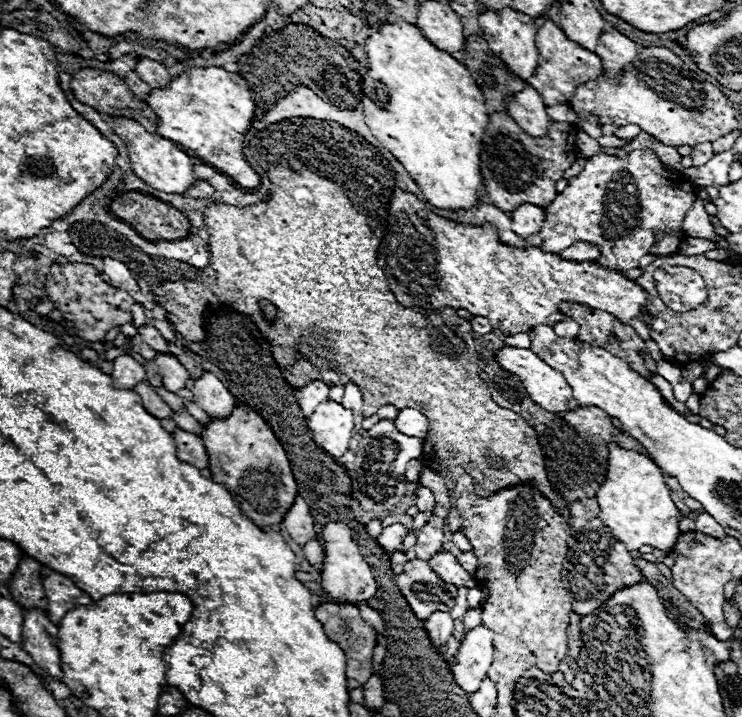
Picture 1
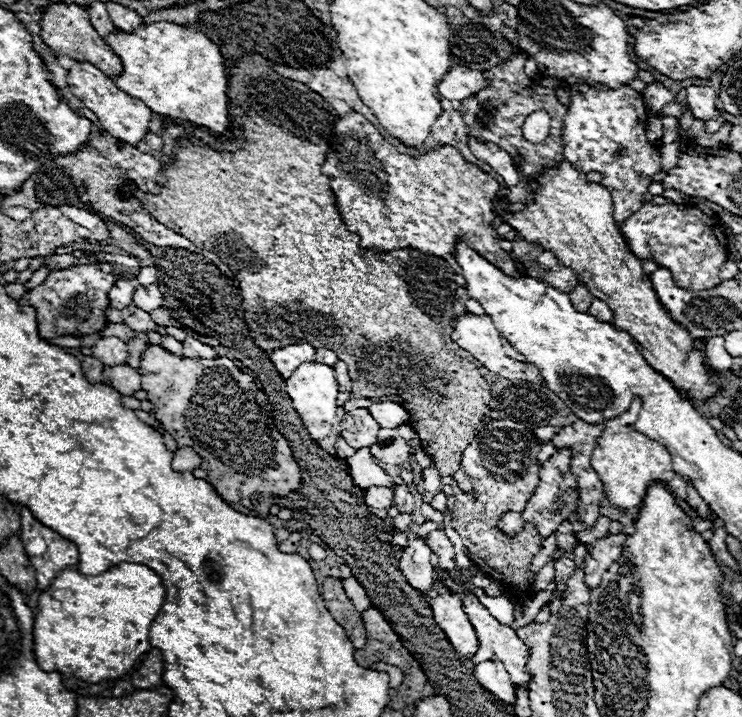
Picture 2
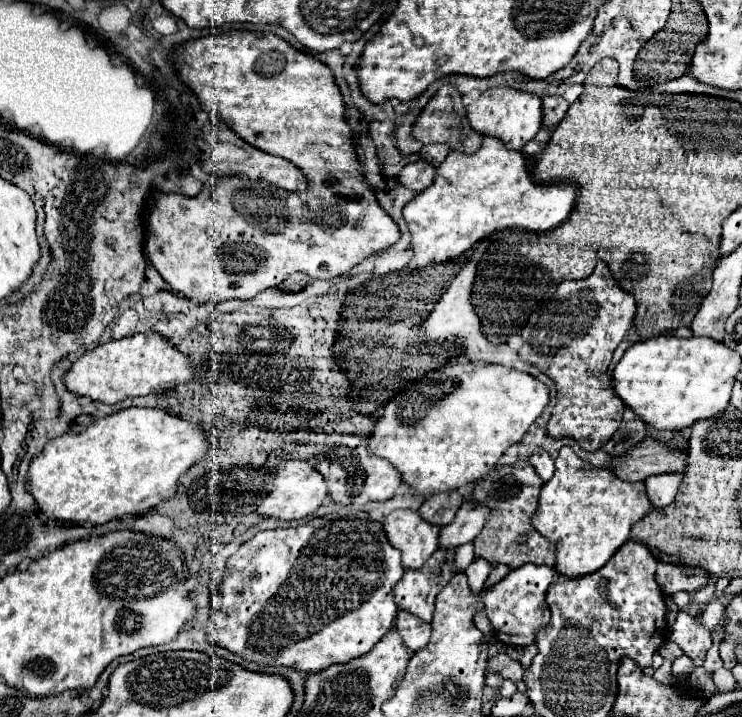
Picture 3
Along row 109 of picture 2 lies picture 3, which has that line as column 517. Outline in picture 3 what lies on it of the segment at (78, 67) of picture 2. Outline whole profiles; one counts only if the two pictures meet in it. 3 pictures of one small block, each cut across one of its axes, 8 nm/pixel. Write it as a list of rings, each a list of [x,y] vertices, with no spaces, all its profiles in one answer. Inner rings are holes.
[[[512,86],[488,88],[466,110],[468,110],[470,126],[476,132],[480,132],[484,136],[496,136],[502,142],[506,142],[506,146],[510,146],[514,150],[520,150],[528,140],[532,140],[536,136],[536,132],[540,132],[542,120],[544,120],[542,98],[538,94],[524,92],[524,90],[518,90],[518,88],[512,88]]]

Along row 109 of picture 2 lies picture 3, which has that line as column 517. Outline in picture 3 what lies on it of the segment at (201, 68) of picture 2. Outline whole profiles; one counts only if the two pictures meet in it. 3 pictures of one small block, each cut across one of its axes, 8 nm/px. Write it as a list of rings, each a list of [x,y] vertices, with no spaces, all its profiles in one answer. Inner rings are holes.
[[[486,136],[482,148],[474,154],[452,150],[438,166],[432,186],[404,206],[404,218],[412,232],[414,250],[408,268],[456,258],[484,236],[498,230],[524,228],[532,232],[548,232],[570,216],[576,198],[578,188],[570,182],[534,182],[528,172],[526,154],[522,150],[506,148],[506,144],[494,136]]]

